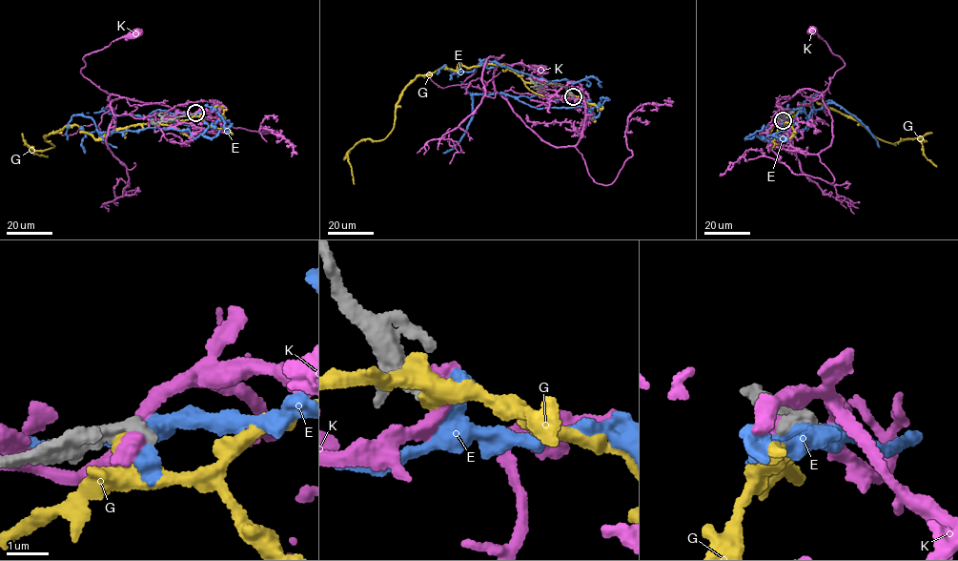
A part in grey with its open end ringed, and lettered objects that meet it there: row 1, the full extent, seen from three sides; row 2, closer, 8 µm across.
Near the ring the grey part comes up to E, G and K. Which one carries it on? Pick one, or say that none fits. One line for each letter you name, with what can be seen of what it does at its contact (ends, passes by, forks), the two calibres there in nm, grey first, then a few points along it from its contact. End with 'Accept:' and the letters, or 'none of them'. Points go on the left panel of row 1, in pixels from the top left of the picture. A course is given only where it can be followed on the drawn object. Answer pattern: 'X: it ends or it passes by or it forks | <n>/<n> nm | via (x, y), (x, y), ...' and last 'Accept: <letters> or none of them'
Accept: none of them

